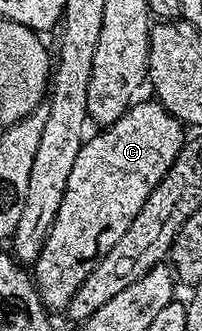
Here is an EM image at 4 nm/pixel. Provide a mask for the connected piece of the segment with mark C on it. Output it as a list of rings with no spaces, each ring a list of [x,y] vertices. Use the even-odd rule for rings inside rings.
[[[136,101],[116,123],[86,140],[79,151],[61,209],[33,264],[33,278],[48,312],[66,312],[73,295],[98,263],[124,236],[141,207],[181,153],[184,124],[172,117],[162,103]]]

